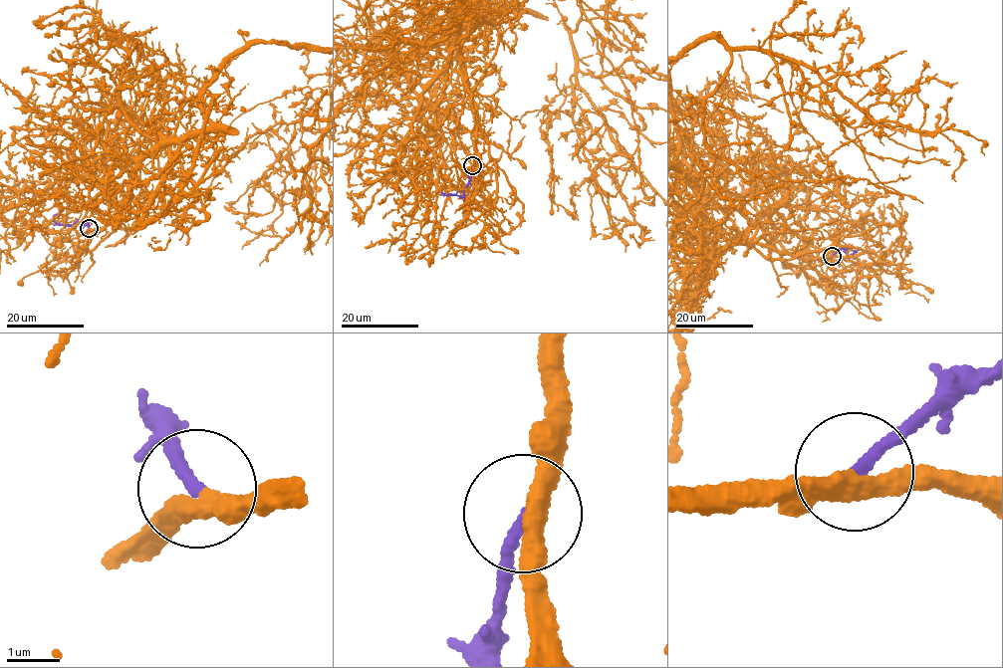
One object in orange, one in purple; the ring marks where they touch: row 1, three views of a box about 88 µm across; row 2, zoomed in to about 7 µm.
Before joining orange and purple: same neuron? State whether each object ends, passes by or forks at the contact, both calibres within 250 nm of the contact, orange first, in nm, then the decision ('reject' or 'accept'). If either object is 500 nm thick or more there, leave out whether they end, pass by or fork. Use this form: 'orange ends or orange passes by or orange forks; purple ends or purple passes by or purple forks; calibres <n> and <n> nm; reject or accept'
orange passes by; purple ends; calibres 360 and 200 nm; accept

